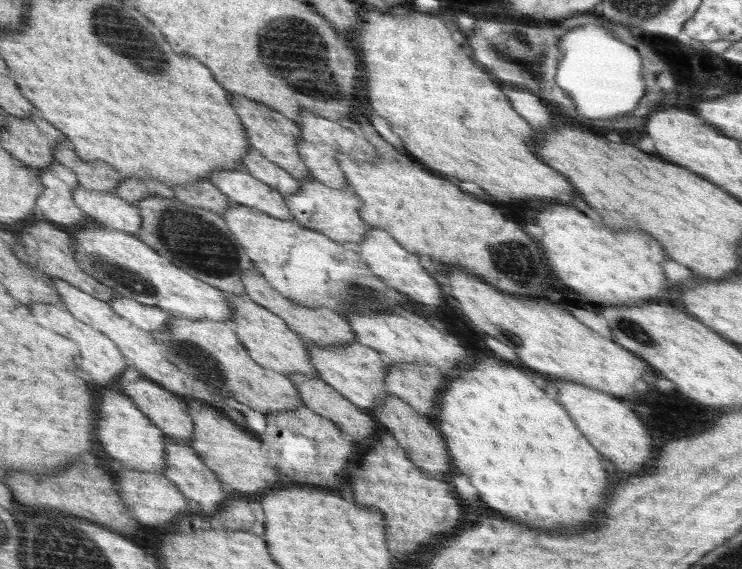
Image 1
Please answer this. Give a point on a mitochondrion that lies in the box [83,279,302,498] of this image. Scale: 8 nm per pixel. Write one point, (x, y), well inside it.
(199, 361)

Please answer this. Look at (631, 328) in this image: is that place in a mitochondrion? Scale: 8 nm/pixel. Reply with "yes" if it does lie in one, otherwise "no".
yes

